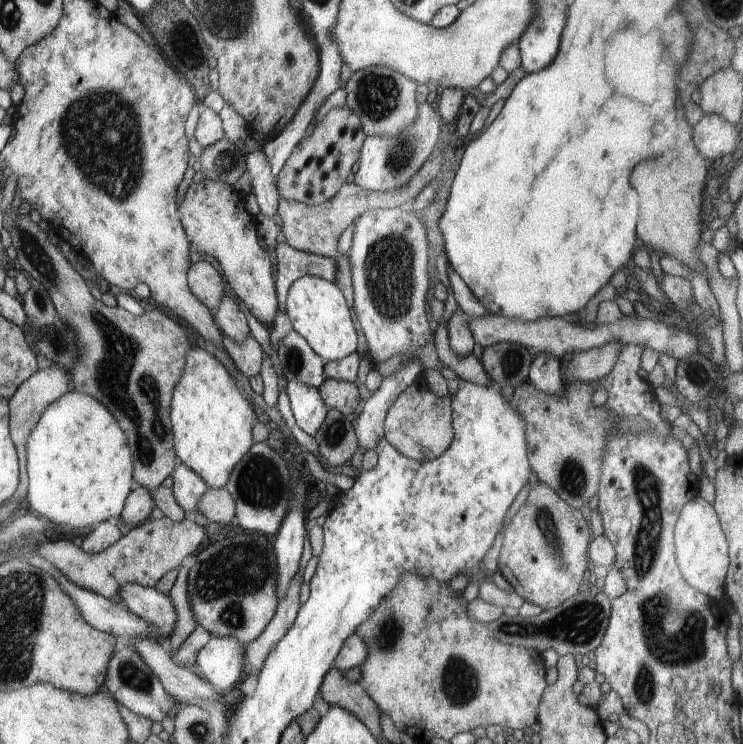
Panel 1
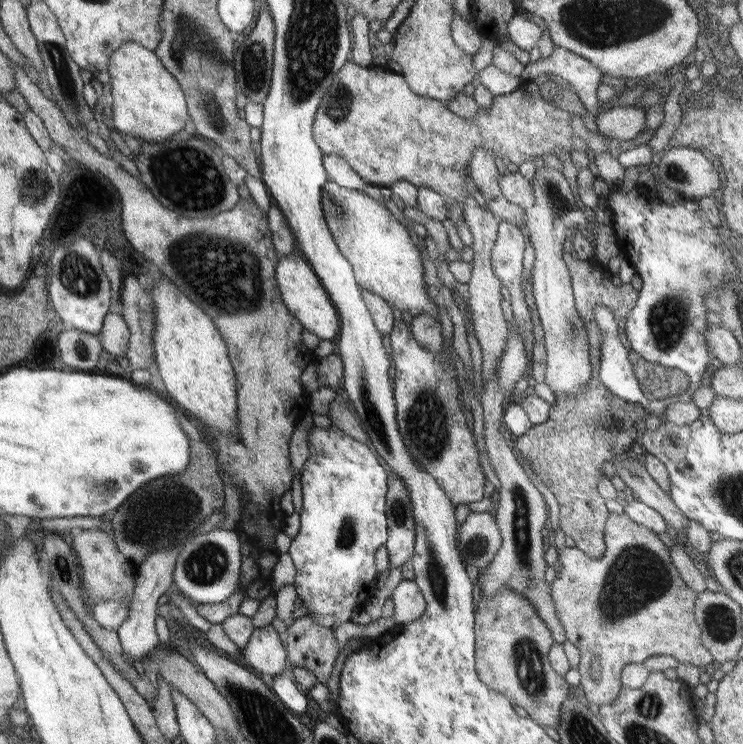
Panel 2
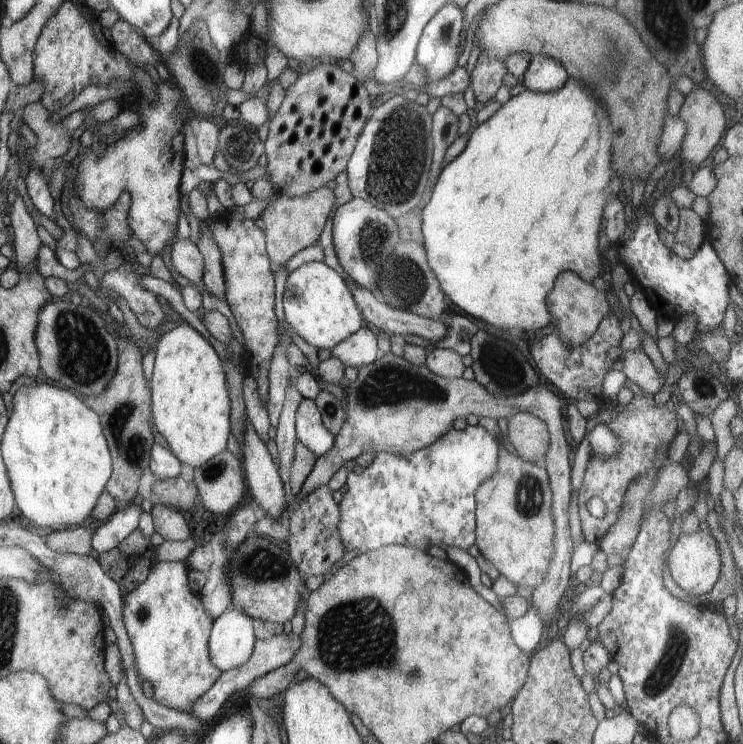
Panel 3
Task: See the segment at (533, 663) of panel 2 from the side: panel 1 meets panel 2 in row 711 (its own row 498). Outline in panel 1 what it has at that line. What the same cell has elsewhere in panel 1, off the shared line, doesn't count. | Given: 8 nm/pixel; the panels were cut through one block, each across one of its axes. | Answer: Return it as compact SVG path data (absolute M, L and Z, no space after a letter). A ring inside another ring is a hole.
M539 480L531 485L525 502L517 508L509 522L503 525L500 534L503 541L498 557L497 575L505 578L508 586L523 601L536 604L542 609L554 608L584 588L586 574L590 570L586 556L591 540L588 523L579 509L570 508L549 486Z

